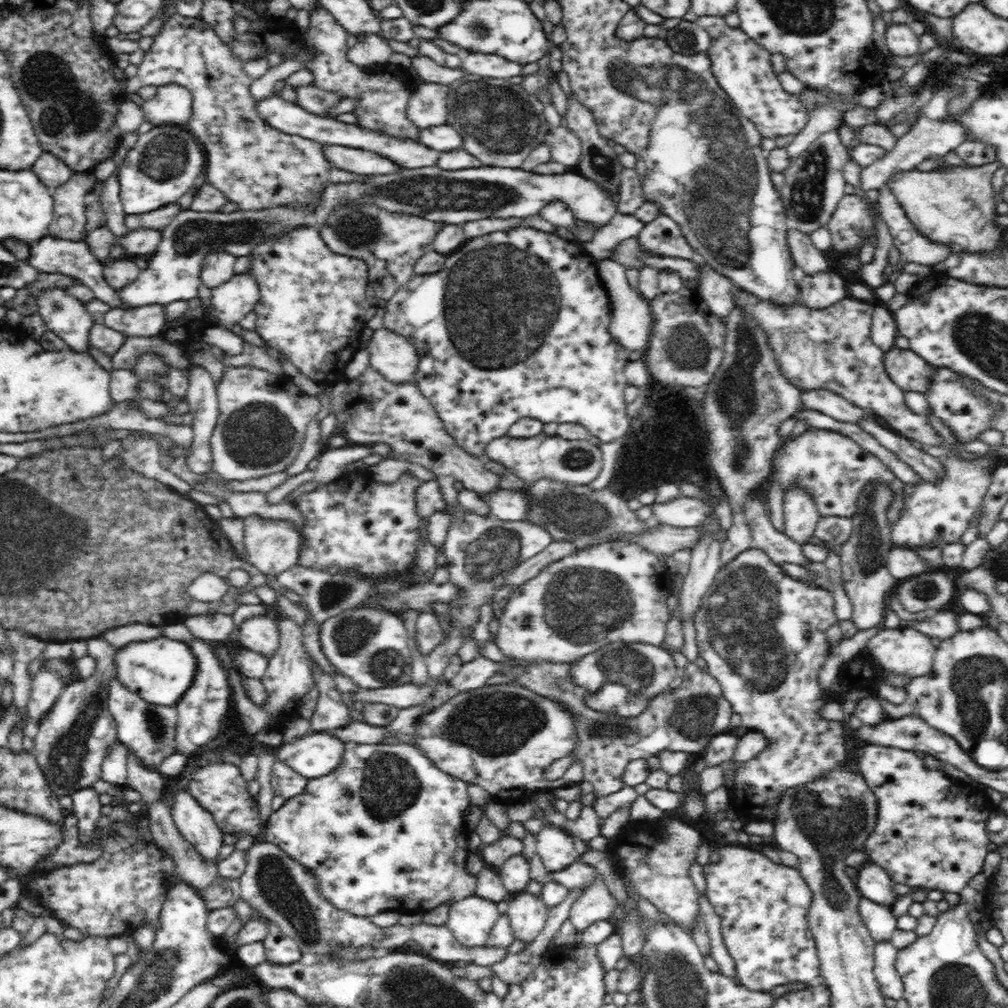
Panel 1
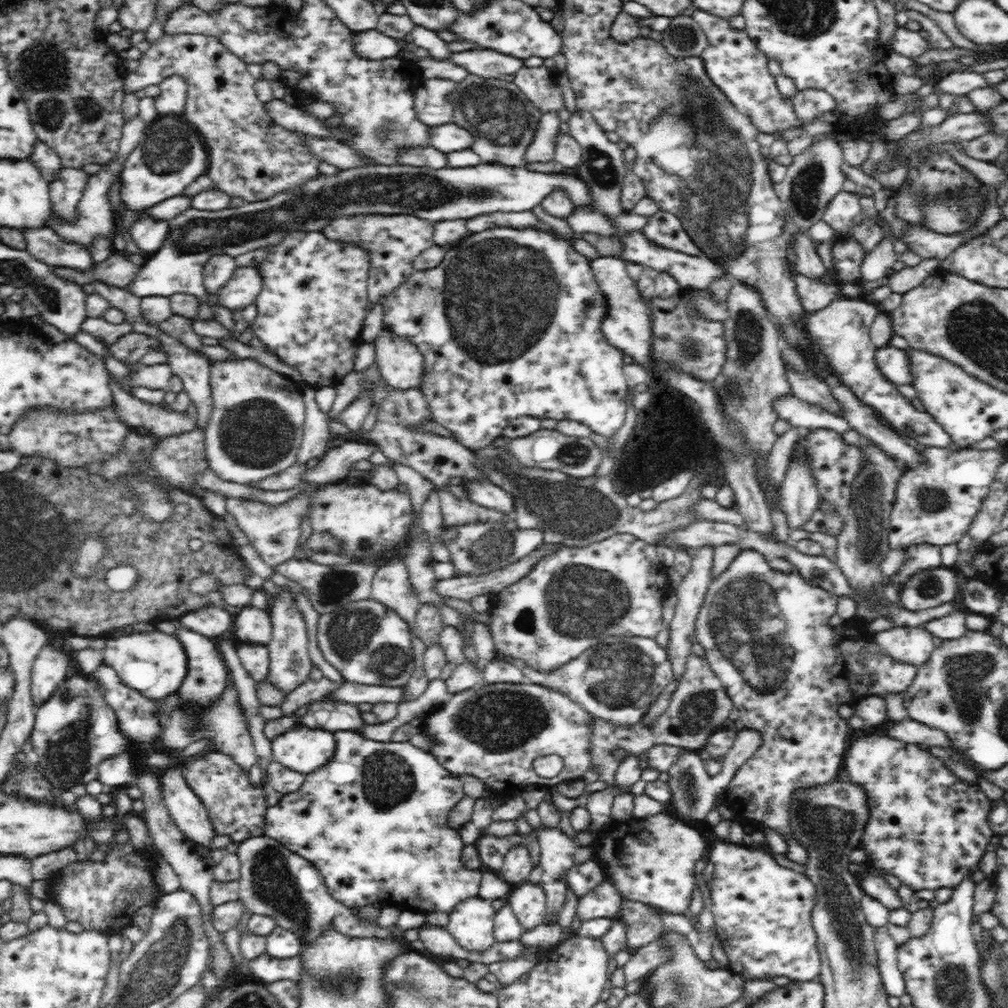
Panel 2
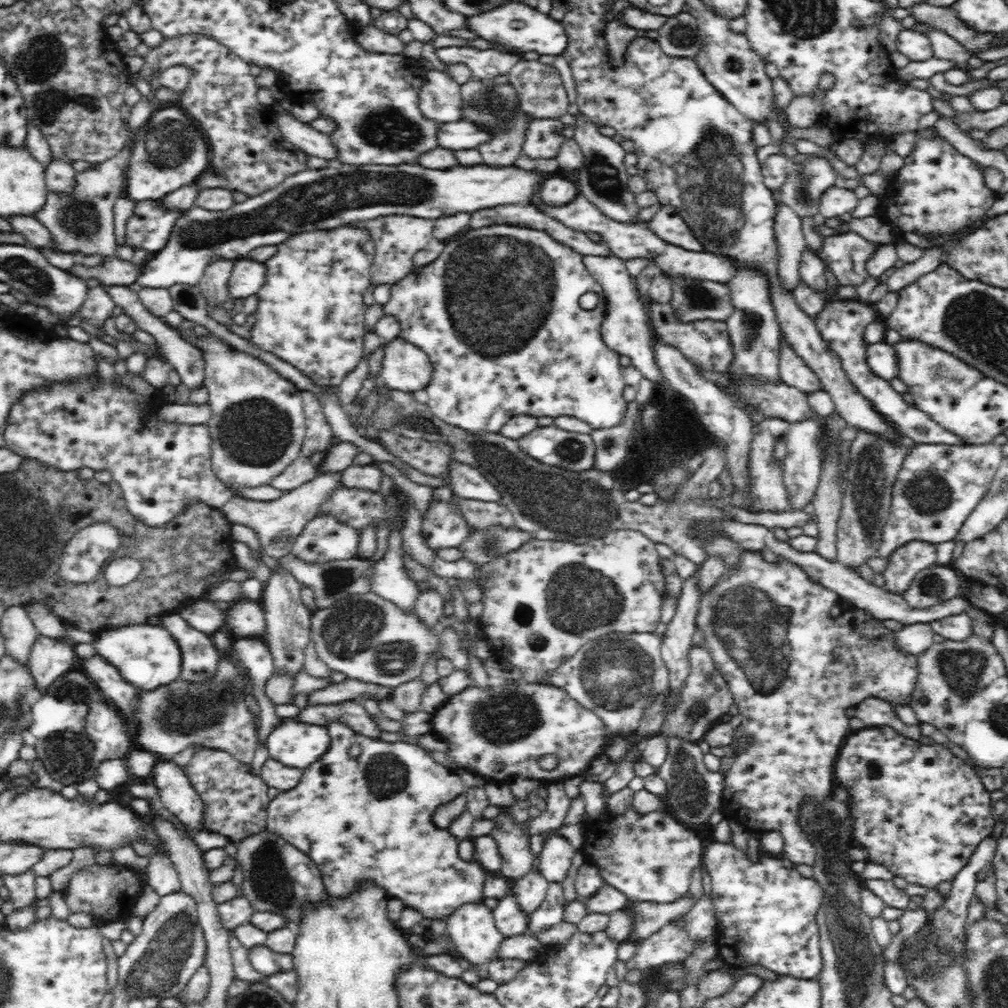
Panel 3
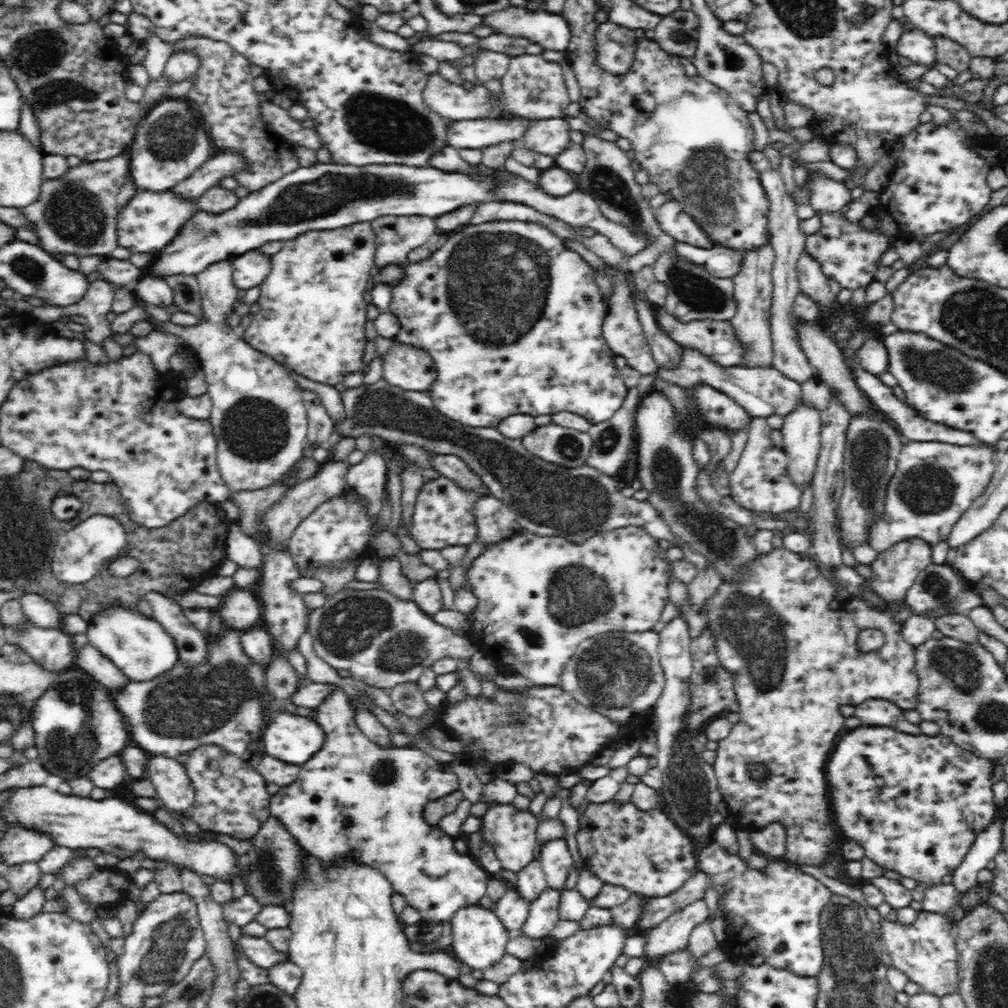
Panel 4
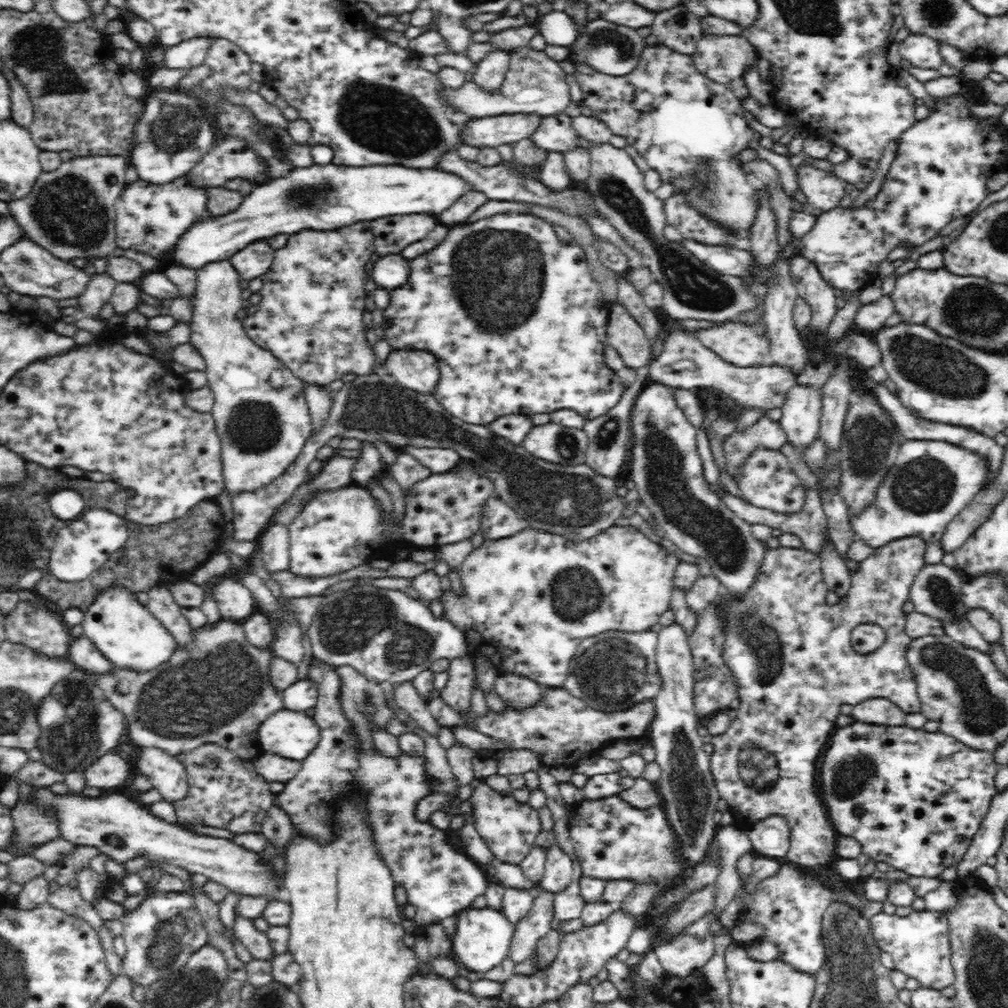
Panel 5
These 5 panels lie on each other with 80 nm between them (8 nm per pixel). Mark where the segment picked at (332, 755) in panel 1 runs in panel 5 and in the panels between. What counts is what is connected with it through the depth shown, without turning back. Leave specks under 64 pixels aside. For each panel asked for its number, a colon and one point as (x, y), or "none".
2: (305, 750)
3: (295, 744)
4: (291, 738)
5: (294, 735)

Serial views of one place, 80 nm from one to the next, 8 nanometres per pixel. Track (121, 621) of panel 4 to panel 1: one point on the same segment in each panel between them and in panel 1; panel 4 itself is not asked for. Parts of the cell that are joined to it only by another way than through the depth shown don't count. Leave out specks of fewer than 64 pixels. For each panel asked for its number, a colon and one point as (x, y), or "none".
1: (160, 671)
2: (155, 665)
3: (147, 656)

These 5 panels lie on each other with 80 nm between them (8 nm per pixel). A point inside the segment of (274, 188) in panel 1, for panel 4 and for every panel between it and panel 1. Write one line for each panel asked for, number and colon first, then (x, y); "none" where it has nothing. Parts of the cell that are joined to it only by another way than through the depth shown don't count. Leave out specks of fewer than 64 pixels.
2: (251, 157)
3: (246, 148)
4: (223, 94)

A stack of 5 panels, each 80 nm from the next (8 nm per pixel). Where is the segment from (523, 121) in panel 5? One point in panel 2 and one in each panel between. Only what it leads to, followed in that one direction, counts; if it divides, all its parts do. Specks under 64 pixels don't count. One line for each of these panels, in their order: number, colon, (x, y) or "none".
2: (448, 138)
3: (458, 135)
4: (474, 133)

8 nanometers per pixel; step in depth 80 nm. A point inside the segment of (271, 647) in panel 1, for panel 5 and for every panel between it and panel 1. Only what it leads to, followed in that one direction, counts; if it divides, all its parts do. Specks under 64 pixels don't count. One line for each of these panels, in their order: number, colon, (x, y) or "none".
2: (253, 626)
3: (247, 619)
4: (241, 610)
5: (234, 601)

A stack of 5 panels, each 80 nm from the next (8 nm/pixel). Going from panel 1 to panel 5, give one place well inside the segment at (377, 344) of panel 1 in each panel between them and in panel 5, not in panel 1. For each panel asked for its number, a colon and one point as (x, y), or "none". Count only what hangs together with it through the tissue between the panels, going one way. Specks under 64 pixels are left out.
2: (401, 365)
3: (405, 367)
4: (405, 366)
5: (417, 370)

